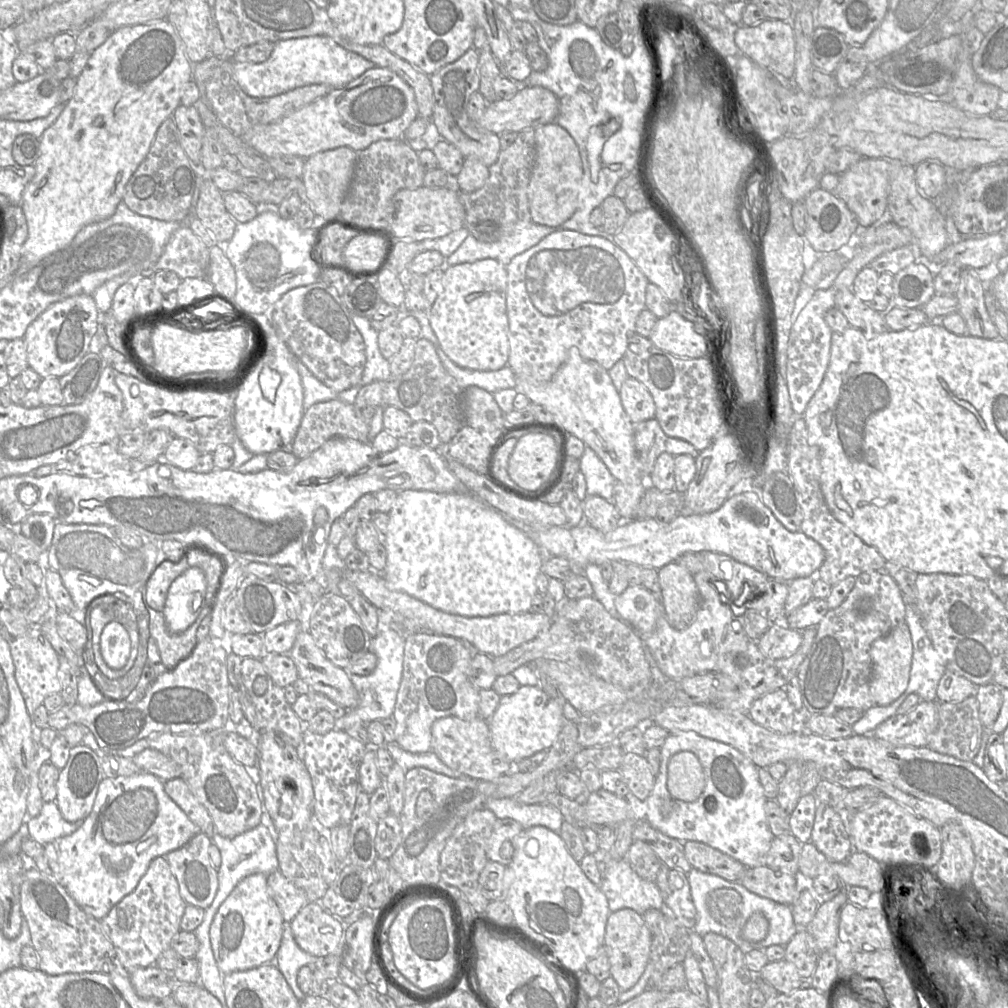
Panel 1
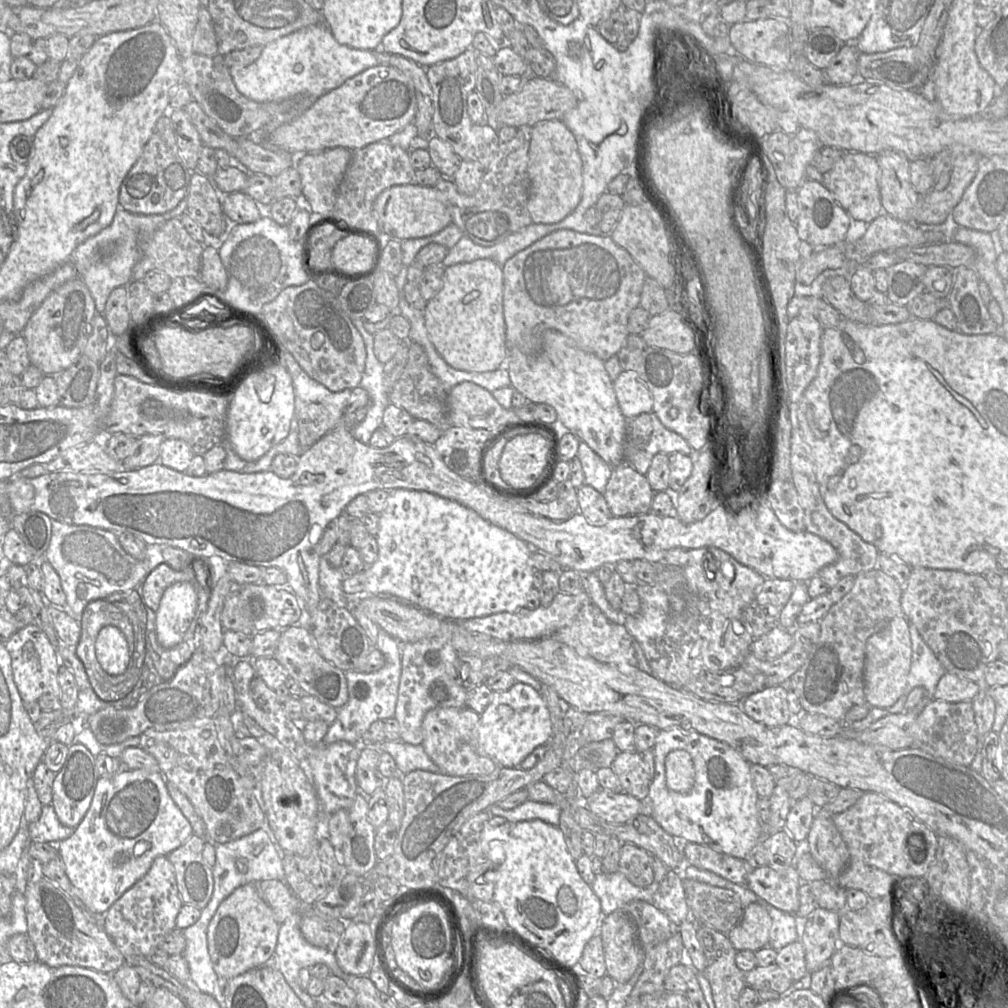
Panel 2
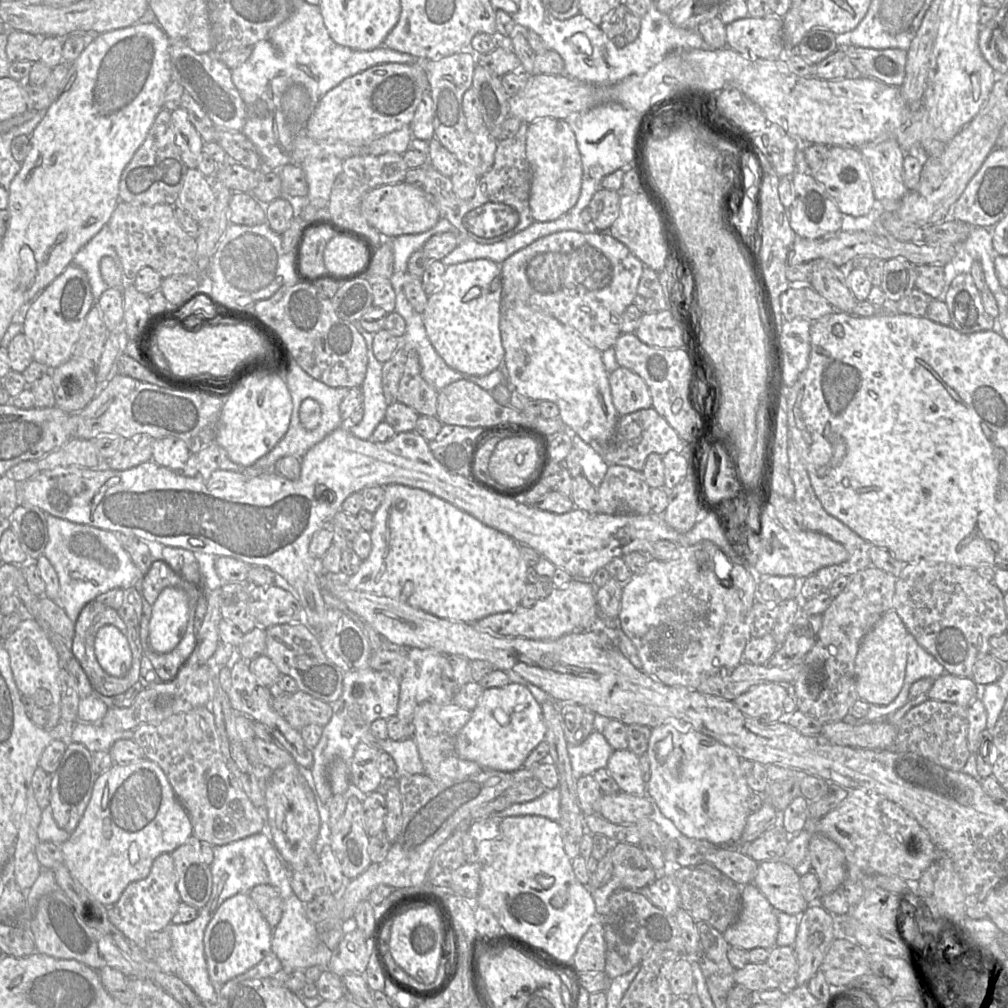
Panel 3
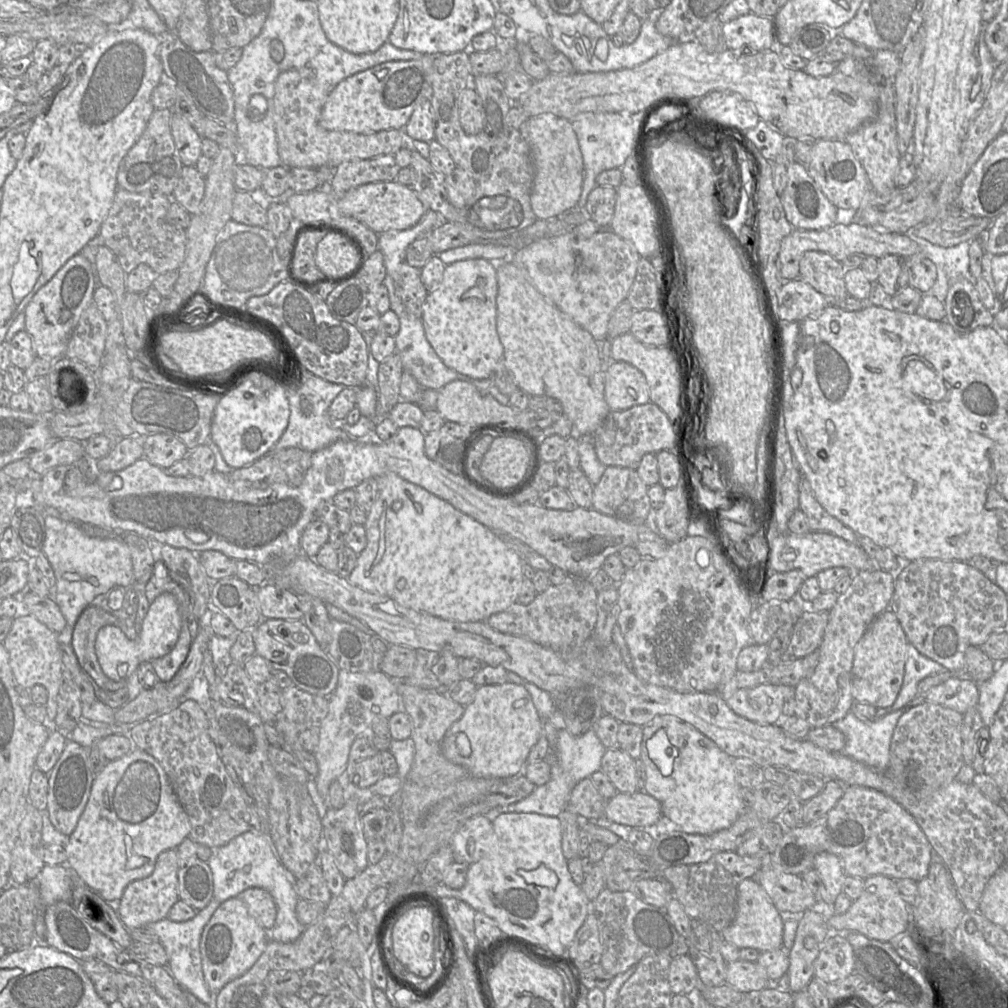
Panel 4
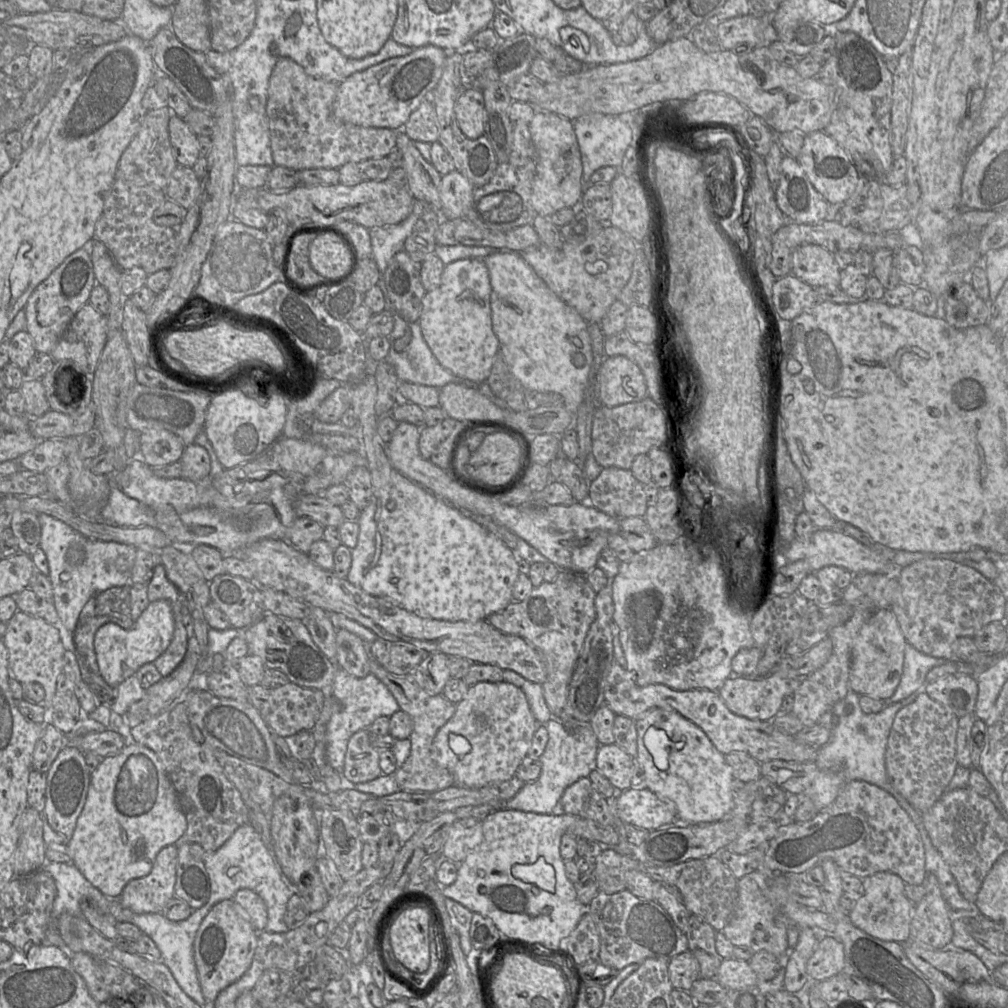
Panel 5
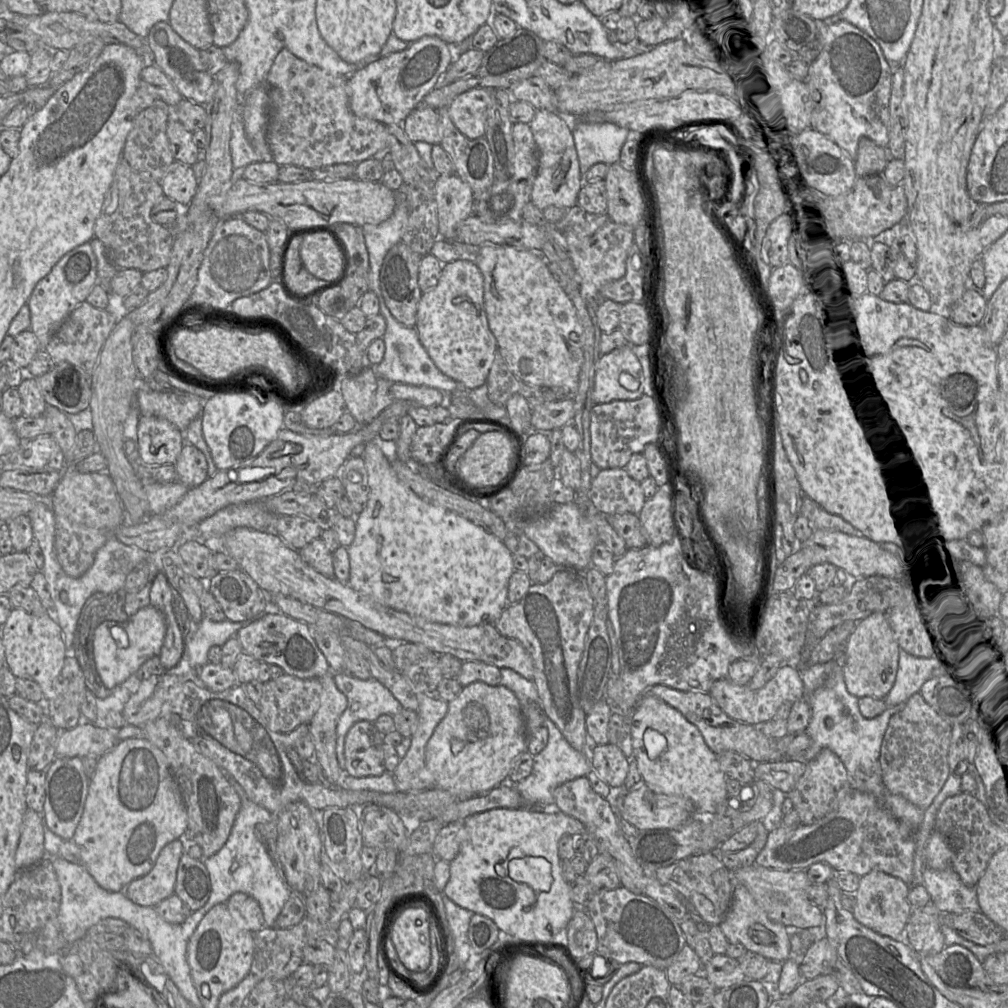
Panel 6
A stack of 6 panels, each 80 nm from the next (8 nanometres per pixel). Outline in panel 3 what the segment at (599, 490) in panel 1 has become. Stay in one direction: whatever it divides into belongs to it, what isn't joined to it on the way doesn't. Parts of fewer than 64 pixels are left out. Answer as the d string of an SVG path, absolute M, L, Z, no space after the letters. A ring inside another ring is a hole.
M572 434L573 447L580 456L582 475L596 488L602 483L609 463L605 461L600 451L586 443L578 435Z

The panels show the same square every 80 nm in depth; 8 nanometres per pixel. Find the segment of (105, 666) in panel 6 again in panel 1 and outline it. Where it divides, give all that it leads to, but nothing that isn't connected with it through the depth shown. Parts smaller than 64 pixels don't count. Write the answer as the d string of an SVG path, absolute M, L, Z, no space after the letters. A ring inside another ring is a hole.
M189 567L170 585L162 611L170 633L187 630L200 614L206 593L205 572ZM111 621L105 625L100 636L100 652L104 662L112 669L122 669L131 653L131 641L122 624Z

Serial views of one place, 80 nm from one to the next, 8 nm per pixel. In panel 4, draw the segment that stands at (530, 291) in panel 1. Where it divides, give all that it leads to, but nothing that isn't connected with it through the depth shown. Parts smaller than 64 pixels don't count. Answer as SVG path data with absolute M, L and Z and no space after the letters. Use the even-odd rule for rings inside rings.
M601 228L587 239L578 239L572 231L535 239L516 250L509 260L527 272L533 285L543 296L588 331L596 341L601 341L607 337L608 322L613 311L626 299L634 282L640 255L632 244L616 235L611 229Z

